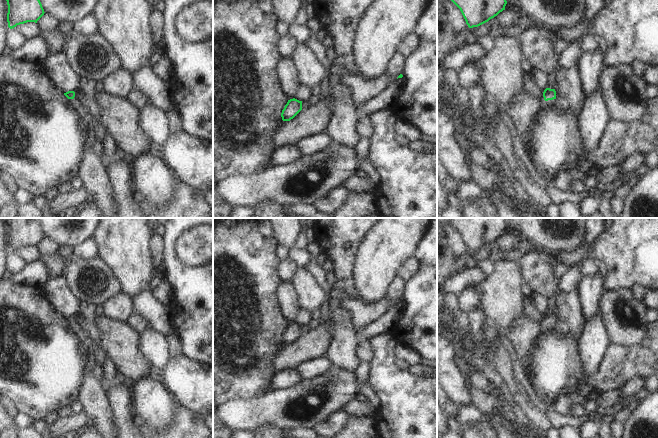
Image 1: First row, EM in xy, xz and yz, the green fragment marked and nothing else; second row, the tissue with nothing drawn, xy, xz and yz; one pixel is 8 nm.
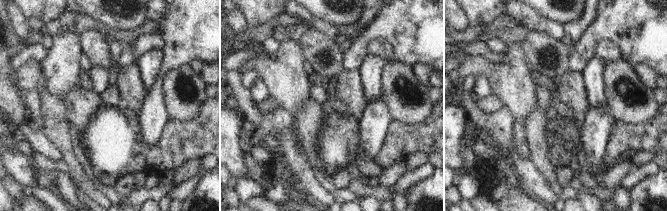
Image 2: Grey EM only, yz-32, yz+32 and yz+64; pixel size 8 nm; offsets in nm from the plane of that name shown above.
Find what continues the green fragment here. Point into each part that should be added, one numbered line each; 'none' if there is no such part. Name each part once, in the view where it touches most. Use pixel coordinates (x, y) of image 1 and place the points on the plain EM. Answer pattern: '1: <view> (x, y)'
none

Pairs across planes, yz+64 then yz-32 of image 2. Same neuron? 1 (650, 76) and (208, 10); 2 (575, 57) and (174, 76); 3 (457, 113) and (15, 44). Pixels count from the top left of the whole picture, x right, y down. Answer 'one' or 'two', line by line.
1: two
2: two
3: two

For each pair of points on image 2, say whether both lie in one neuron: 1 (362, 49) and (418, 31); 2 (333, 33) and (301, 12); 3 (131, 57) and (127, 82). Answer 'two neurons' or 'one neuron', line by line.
1: one neuron
2: one neuron
3: two neurons

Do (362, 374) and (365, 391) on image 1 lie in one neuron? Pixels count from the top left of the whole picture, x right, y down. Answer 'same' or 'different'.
different

